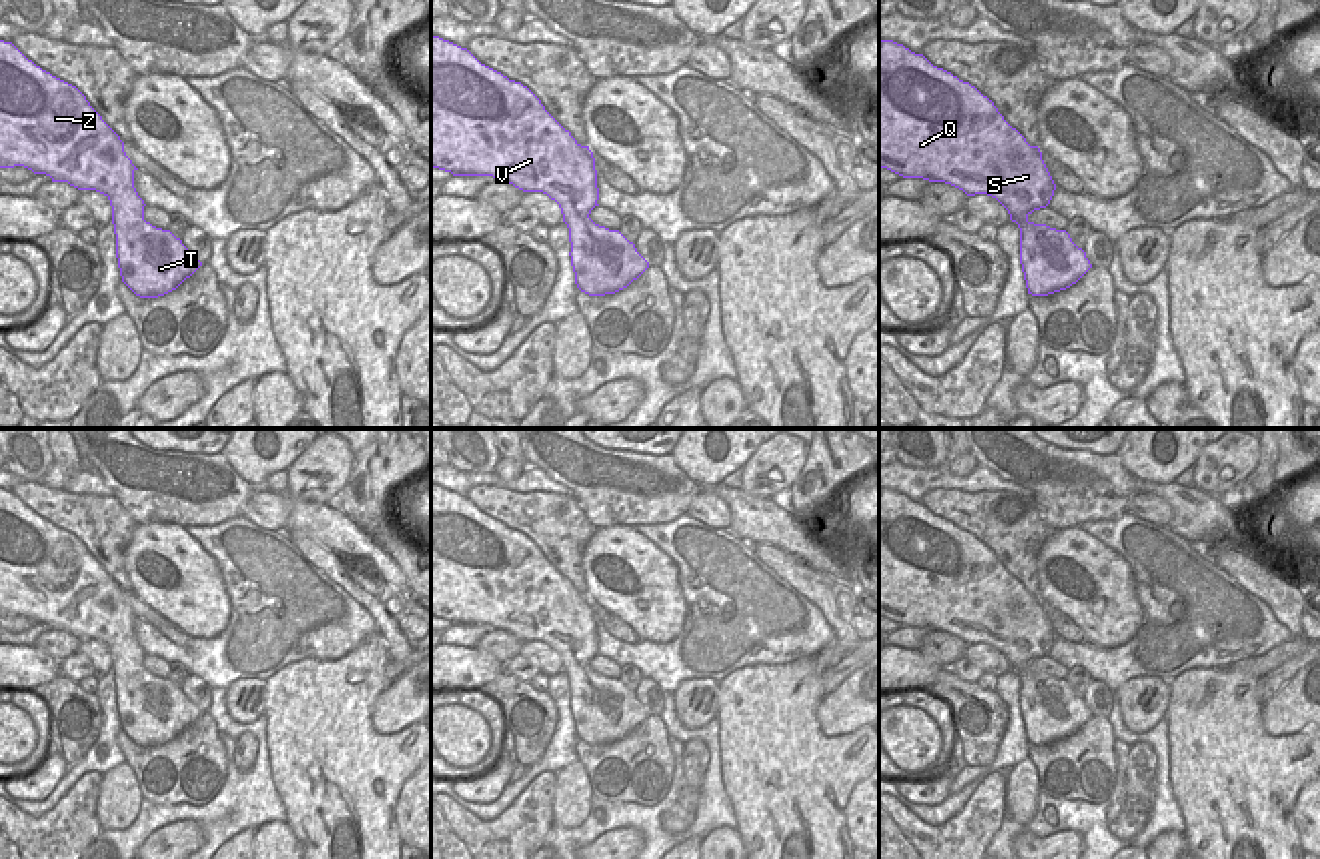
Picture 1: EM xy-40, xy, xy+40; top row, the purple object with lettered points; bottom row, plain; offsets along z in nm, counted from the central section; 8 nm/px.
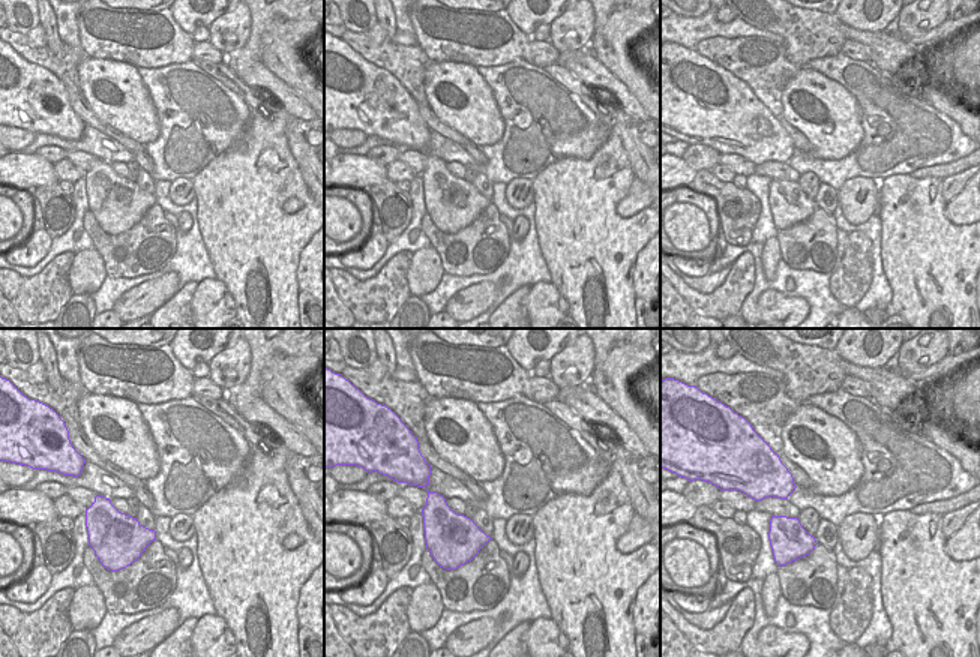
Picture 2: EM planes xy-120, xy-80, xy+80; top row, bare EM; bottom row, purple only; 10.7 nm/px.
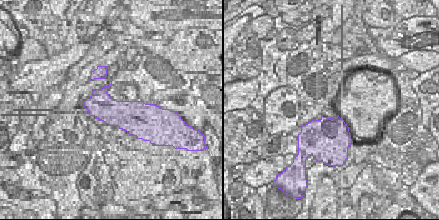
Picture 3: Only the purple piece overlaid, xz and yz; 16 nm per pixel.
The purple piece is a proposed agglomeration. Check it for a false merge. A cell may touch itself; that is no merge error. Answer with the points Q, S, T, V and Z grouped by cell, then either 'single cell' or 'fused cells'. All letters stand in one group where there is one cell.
Q S T V Z | single cell

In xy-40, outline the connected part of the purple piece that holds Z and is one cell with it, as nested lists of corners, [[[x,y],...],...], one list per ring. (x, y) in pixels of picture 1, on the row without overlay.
[[[0,489],[0,617],[24,615],[110,649],[122,731],[140,747],[176,739],[202,711],[144,669],[120,585],[72,533]]]

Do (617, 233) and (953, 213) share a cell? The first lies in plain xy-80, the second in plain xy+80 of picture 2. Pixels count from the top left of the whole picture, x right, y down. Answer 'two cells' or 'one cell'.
two cells

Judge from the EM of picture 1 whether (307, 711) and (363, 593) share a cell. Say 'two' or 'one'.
two

